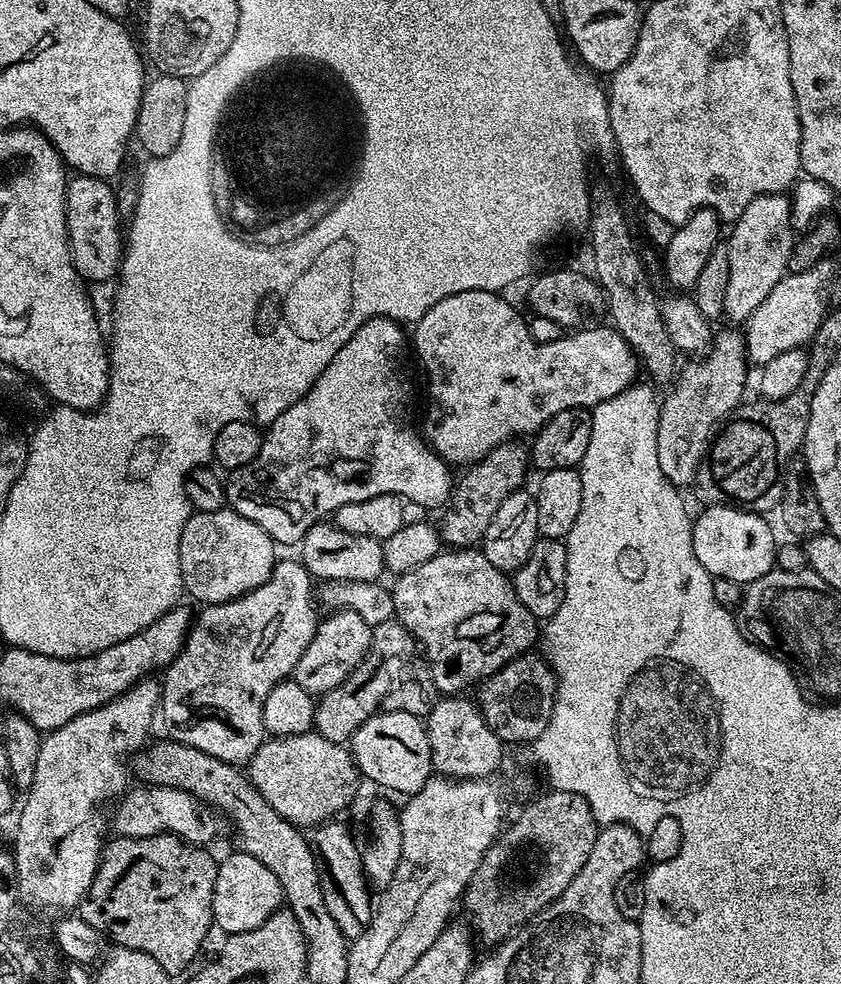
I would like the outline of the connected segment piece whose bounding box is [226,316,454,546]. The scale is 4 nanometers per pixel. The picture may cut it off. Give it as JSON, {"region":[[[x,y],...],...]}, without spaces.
{"region":[[[375,316],[367,320],[350,338],[350,342],[346,342],[346,346],[342,346],[342,350],[338,350],[338,354],[334,354],[334,358],[330,358],[330,366],[326,366],[326,370],[322,370],[322,374],[318,374],[314,386],[310,386],[308,393],[294,406],[290,406],[290,410],[286,410],[272,423],[269,431],[272,433],[269,436],[267,433],[261,439],[260,449],[253,460],[246,466],[235,469],[227,477],[227,507],[231,511],[242,514],[242,518],[250,518],[250,522],[262,526],[262,530],[266,530],[266,534],[270,534],[270,538],[275,540],[277,545],[299,545],[306,534],[306,530],[310,530],[310,526],[331,517],[337,508],[346,506],[346,502],[362,502],[366,498],[374,498],[378,494],[396,494],[404,500],[418,502],[418,506],[429,510],[435,510],[435,508],[440,510],[447,505],[454,491],[454,476],[452,480],[451,474],[448,473],[451,472],[449,465],[445,464],[444,459],[436,454],[436,451],[429,445],[427,439],[417,429],[416,433],[410,425],[403,424],[400,421],[407,418],[408,403],[412,400],[412,384],[408,381],[410,340],[409,337],[408,340],[404,337],[404,332],[400,328],[403,327],[397,321],[390,319],[389,316]]]}

